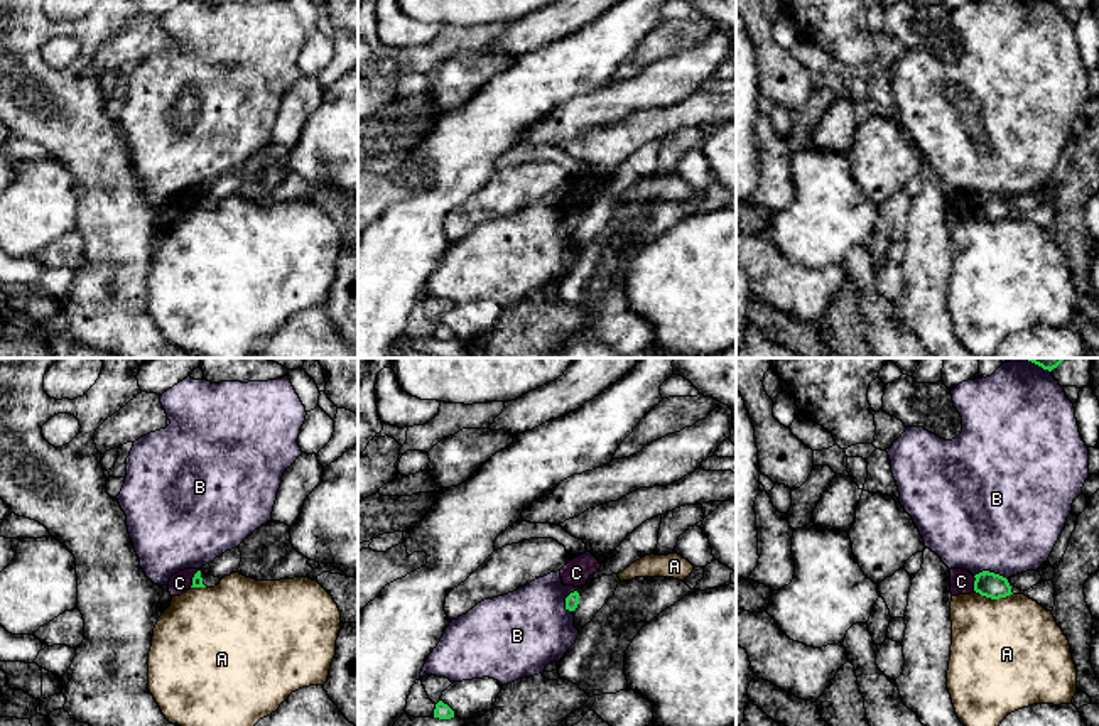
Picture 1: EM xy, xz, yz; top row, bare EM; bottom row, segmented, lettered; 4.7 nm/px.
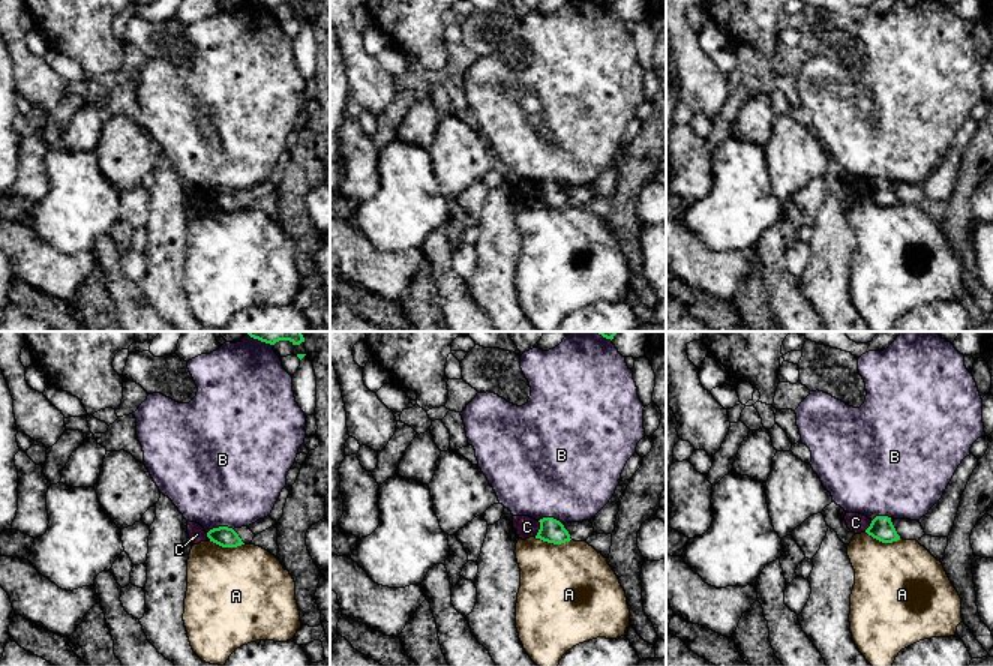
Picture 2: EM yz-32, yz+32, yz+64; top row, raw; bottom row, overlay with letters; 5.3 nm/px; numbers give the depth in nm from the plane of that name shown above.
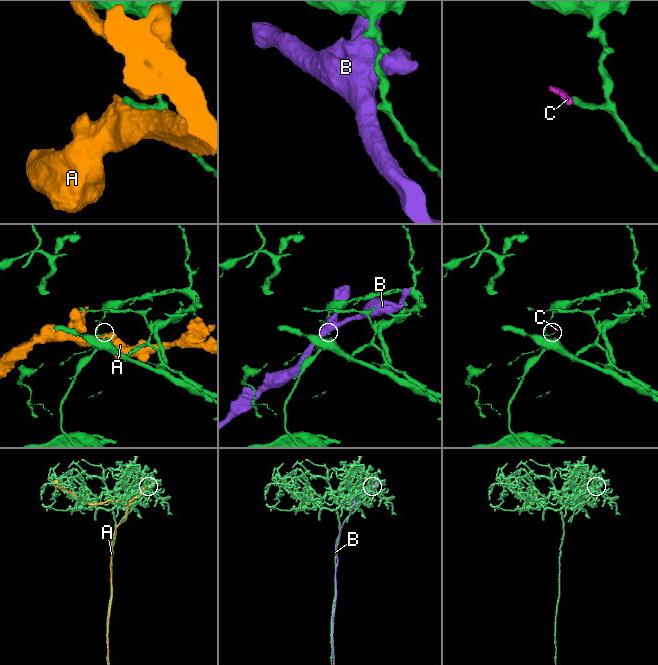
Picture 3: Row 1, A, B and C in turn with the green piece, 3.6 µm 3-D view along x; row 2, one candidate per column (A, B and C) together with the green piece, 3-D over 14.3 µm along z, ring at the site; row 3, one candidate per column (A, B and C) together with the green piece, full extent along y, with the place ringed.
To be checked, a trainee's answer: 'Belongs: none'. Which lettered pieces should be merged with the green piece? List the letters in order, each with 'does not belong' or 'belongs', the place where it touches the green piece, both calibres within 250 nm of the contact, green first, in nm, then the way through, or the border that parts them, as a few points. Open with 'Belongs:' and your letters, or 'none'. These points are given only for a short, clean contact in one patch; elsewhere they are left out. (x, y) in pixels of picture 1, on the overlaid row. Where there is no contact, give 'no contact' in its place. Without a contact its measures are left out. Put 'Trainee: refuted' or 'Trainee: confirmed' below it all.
Belongs: none
A: does not belong | yz (993, 598) | 120/480 nm
B: does not belong | yz (991, 573) | 120/500 nm
C: does not belong | yz (974, 583) | 120/110 nm | along yz (973, 576), (974, 590)
Trainee: confirmed

